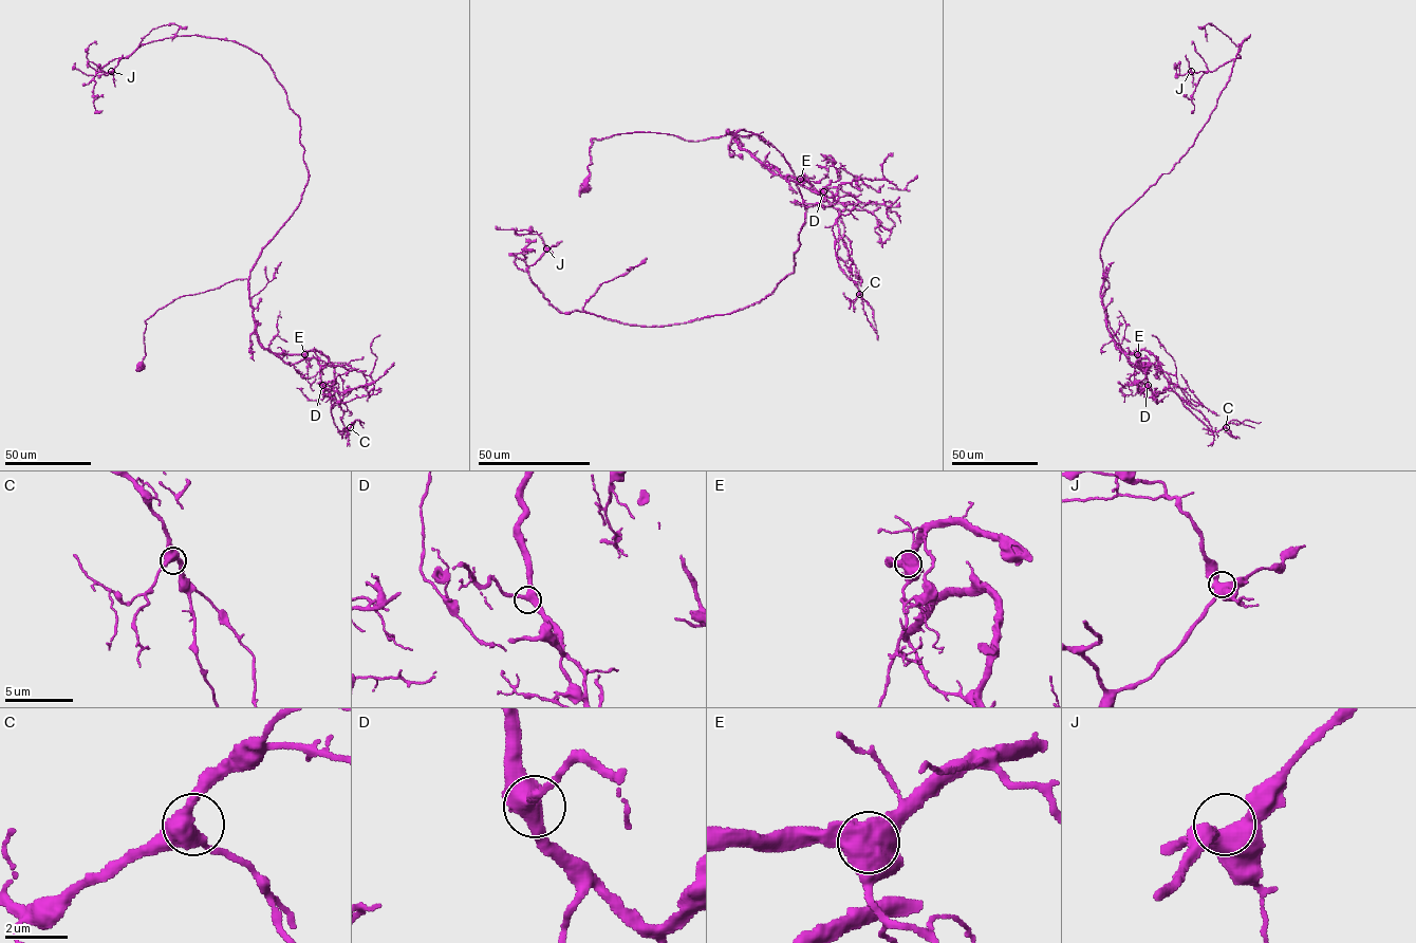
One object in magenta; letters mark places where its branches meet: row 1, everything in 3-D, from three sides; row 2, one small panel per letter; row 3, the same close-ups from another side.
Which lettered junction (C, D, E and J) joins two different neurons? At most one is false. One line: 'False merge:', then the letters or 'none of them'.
False merge: none of them

